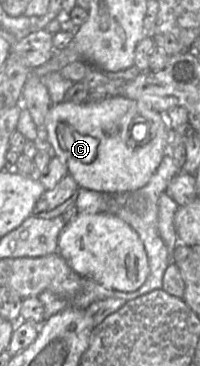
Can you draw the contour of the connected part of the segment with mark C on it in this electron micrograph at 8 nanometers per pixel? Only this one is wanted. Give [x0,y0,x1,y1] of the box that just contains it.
[45,95,169,194]

